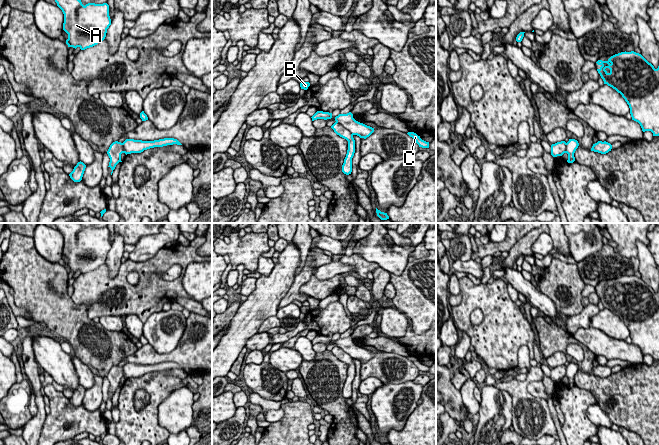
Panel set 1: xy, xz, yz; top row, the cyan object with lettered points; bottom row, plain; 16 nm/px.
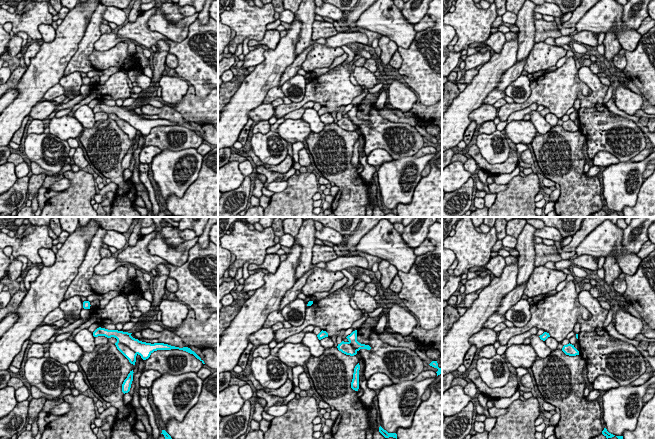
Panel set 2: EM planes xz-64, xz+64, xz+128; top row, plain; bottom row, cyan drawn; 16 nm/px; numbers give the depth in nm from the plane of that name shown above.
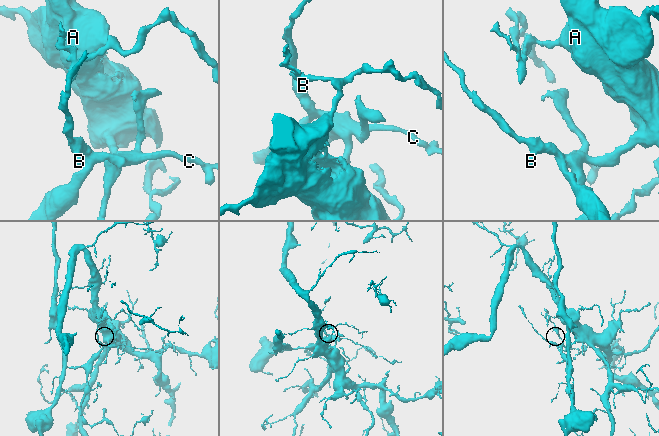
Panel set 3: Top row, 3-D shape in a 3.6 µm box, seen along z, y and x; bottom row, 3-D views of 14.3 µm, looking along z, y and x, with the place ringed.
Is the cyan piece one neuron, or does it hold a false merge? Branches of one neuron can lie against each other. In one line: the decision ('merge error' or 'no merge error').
merge error

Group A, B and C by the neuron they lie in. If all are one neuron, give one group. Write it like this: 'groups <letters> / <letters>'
groups A / B C

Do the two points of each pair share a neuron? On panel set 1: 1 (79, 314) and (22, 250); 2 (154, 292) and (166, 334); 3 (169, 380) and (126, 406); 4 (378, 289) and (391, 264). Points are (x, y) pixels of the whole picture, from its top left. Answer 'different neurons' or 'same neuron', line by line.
1: same neuron
2: different neurons
3: same neuron
4: different neurons

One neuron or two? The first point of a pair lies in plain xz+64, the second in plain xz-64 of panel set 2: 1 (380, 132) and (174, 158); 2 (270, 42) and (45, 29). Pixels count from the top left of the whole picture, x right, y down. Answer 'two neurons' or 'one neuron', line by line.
1: two neurons
2: one neuron

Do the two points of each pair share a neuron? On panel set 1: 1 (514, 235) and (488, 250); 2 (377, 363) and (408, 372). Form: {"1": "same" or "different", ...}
{"1": "same", "2": "same"}

